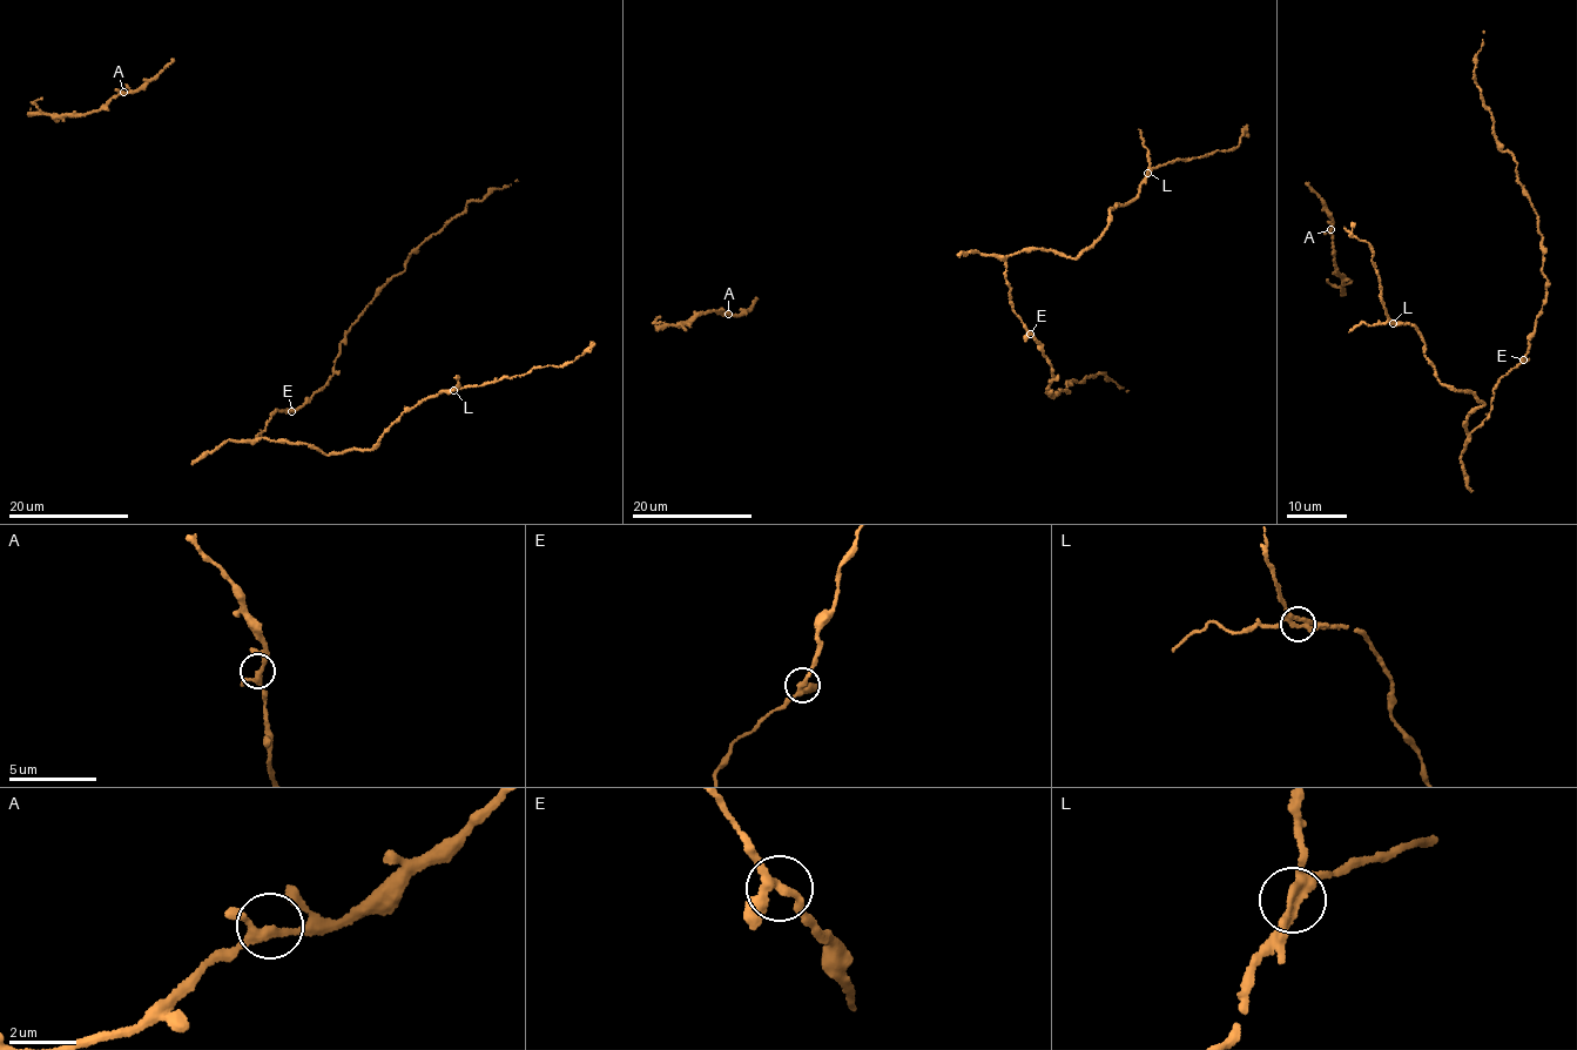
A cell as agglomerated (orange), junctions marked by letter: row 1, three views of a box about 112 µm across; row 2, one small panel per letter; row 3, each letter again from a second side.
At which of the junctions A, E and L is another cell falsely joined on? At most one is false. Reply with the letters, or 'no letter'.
L

